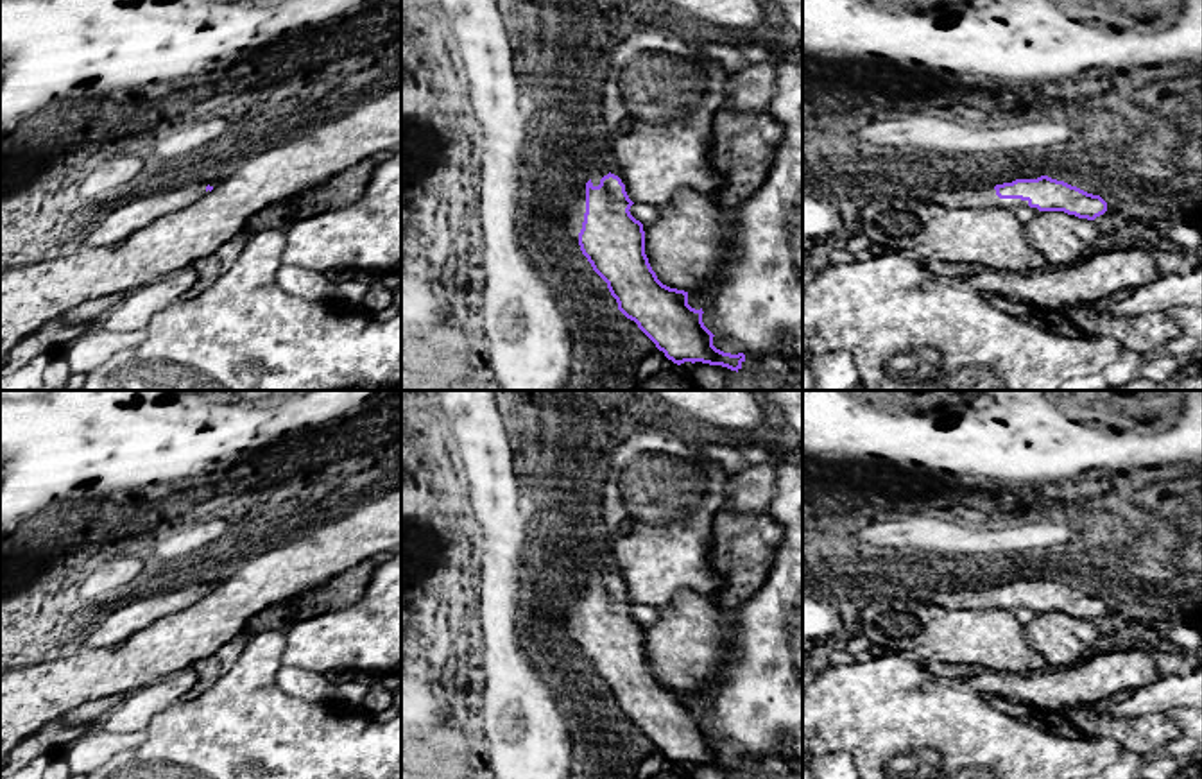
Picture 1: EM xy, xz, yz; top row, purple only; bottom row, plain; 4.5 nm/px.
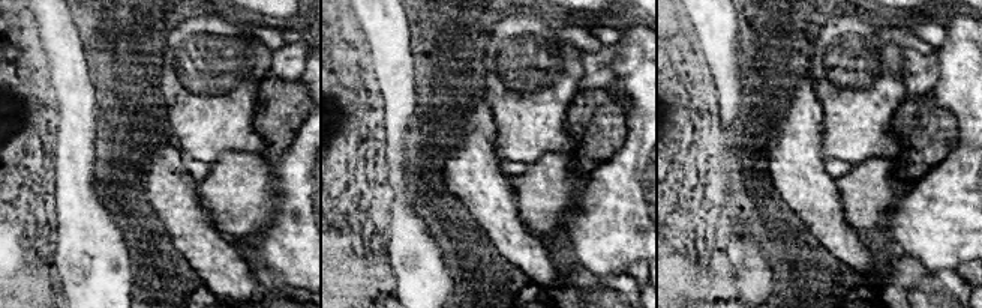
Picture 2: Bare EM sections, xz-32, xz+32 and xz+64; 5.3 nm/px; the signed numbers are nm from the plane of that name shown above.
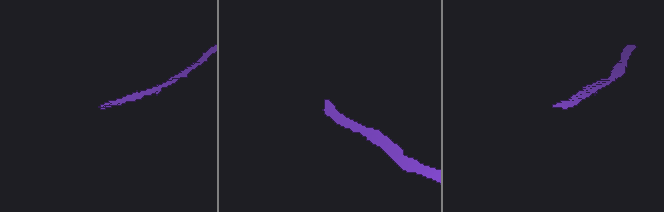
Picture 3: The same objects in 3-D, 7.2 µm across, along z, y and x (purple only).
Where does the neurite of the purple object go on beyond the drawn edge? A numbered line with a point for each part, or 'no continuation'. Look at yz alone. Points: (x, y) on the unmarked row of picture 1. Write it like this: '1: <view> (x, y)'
1: yz (975, 597)

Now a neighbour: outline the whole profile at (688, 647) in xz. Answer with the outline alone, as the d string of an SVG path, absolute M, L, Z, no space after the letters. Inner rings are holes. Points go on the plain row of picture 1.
M675 595L659 618L643 625L645 655L657 681L697 695L720 681L729 659L736 607L722 607L713 595Z

